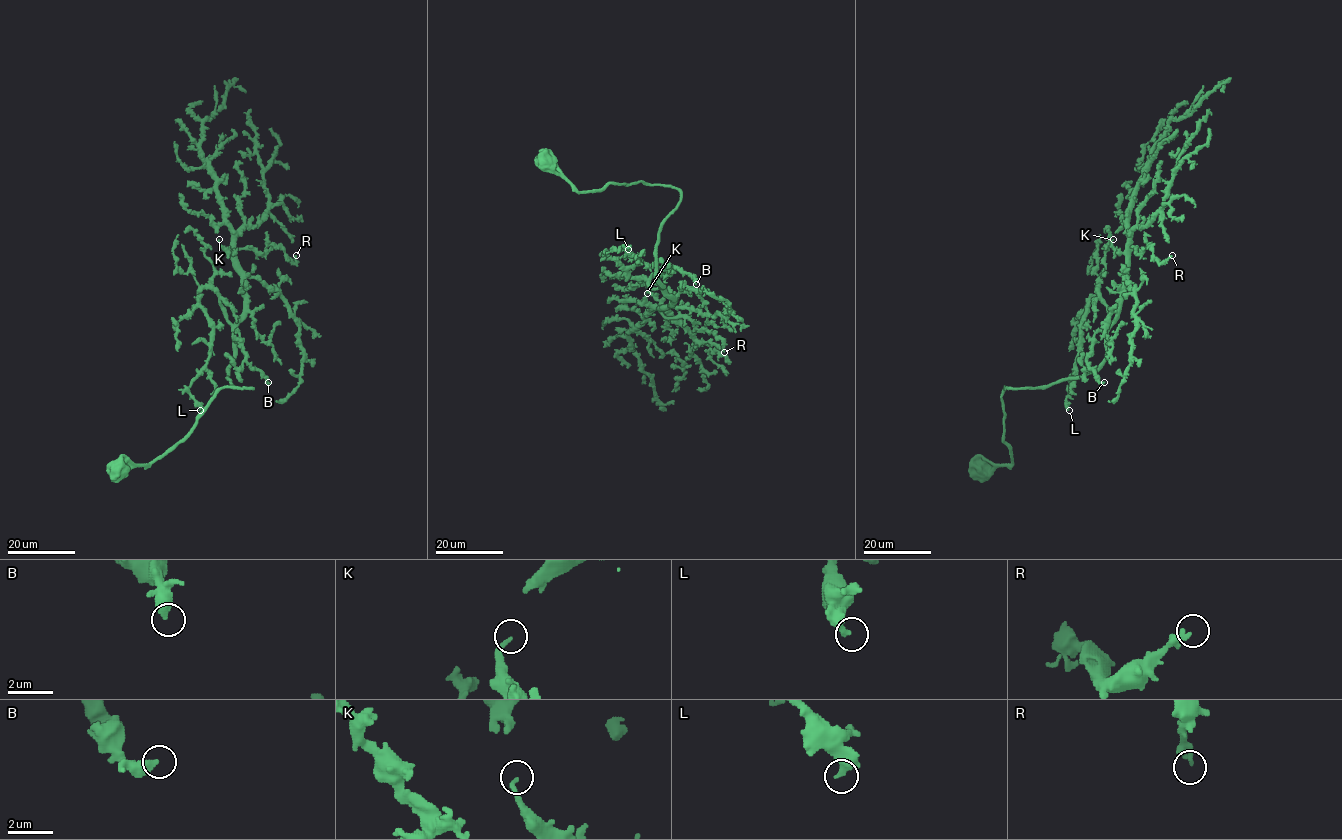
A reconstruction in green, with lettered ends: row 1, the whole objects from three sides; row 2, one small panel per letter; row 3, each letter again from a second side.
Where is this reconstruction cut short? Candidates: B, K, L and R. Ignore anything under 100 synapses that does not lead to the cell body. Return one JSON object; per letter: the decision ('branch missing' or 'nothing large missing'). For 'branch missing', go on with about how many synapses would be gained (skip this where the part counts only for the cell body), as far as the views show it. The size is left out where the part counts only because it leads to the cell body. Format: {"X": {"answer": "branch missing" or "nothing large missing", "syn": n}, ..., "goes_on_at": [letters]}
{"B": {"answer": "nothing large missing"}, "K": {"answer": "nothing large missing"}, "L": {"answer": "nothing large missing"}, "R": {"answer": "nothing large missing"}, "goes_on_at": []}

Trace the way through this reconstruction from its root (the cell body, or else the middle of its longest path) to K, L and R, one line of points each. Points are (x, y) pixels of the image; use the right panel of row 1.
K: (981, 468), (1011, 462), (1003, 440), (1004, 388), (1078, 378), (1104, 358), (1126, 265), (1113, 239)
L: (981, 468), (1011, 462), (1004, 388), (1078, 378), (1104, 358), (1108, 309), (1098, 288), (1079, 327), (1069, 410)
R: (981, 468), (1011, 462), (1004, 388), (1092, 373), (1104, 358), (1126, 256), (1148, 246), (1159, 262), (1172, 255)

